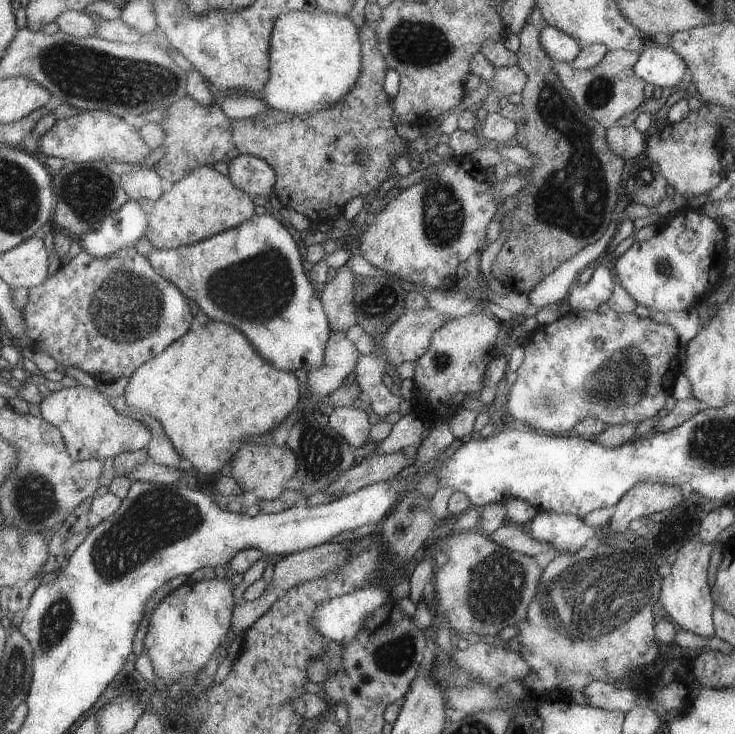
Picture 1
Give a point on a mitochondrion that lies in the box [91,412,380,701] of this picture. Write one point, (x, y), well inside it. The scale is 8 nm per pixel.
(322, 452)

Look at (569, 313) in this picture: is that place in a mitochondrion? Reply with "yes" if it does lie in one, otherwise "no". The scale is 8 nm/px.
no

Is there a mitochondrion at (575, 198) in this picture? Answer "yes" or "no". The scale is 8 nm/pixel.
yes

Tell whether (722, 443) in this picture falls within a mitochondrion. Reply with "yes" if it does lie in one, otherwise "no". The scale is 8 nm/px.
yes

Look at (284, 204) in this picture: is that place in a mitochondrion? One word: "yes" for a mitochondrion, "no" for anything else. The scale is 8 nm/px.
no

